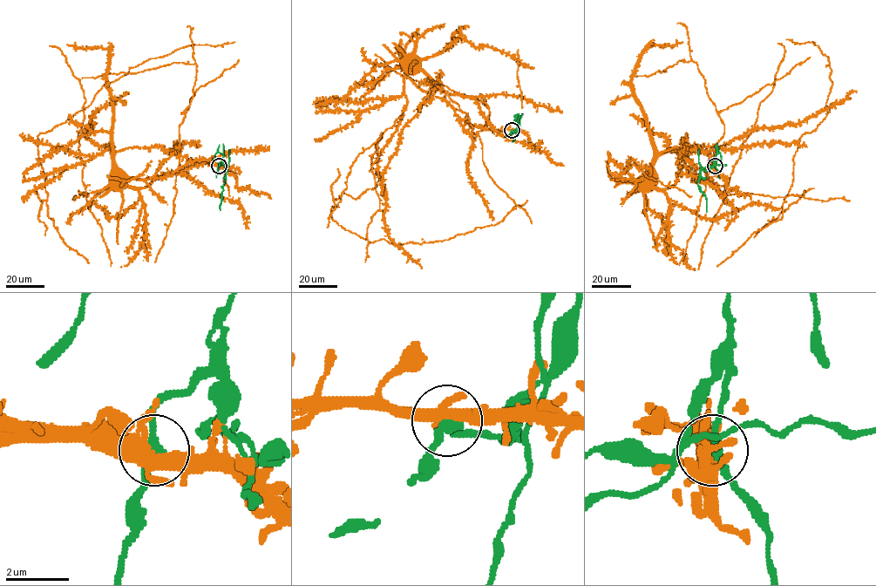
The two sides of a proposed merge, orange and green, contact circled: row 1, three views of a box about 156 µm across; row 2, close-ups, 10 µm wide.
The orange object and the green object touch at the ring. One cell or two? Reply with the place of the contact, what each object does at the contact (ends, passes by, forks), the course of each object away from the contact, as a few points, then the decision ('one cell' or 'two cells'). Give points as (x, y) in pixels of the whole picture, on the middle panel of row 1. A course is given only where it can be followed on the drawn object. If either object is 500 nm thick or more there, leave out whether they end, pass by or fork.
(512, 130) | orange forks | green passes by | orange via (512, 130), (485, 129), (467, 124), (448, 103), (421, 91), (407, 76), (407, 56) | green via (512, 130), (518, 127), (519, 119), (517, 113), (513, 122) | two cells

